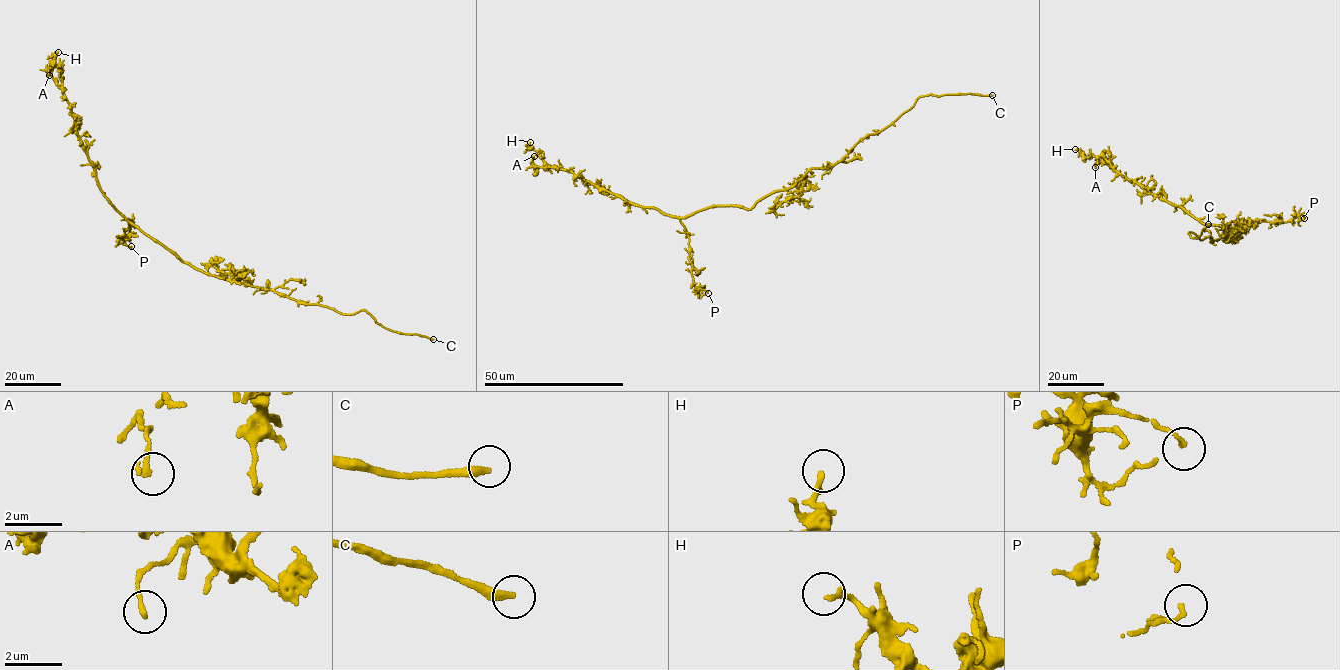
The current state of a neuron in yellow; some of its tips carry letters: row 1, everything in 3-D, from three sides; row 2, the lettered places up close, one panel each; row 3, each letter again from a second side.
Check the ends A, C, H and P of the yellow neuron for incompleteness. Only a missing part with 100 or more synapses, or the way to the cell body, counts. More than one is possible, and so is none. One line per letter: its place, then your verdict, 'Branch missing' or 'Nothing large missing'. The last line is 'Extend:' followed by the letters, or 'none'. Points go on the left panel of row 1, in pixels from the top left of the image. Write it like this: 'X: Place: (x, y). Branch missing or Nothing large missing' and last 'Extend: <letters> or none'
A: Place: (49, 75). Nothing large missing
C: Place: (433, 339). Branch missing
H: Place: (58, 52). Nothing large missing
P: Place: (131, 246). Nothing large missing
Extend: C

